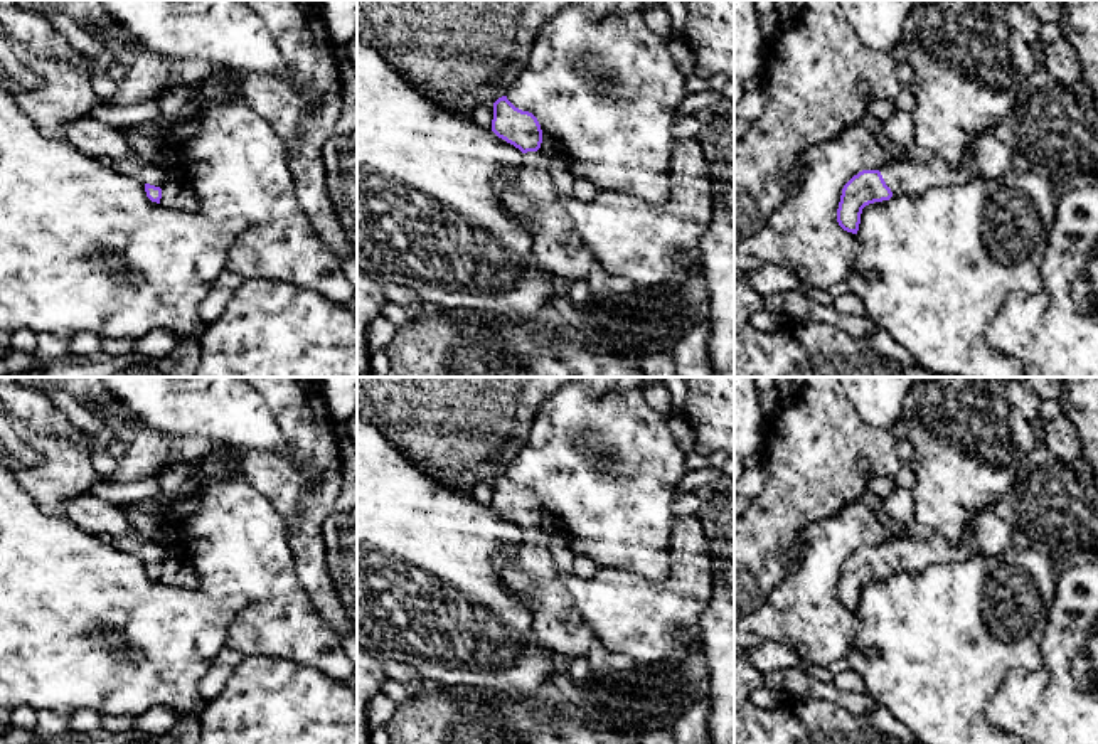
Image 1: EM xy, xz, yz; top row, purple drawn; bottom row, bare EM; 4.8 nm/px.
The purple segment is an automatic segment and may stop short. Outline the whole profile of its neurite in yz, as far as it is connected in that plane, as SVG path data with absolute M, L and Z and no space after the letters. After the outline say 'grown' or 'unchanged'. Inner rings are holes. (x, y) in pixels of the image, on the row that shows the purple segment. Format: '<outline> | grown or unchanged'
M990 133L972 143L973 158L951 167L935 157L930 162L887 162L879 170L862 170L842 189L837 222L857 234L862 209L889 200L894 194L918 197L933 187L963 185L973 178L1000 178L1012 170L1017 157L1004 141Z | grown

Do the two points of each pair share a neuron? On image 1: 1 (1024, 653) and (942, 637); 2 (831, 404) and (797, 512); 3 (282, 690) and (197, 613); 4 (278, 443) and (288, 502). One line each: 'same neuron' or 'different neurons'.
1: same neuron
2: same neuron
3: different neurons
4: different neurons

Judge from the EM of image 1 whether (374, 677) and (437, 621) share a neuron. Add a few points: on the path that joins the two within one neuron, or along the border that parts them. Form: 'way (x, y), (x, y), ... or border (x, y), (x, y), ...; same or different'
border (374, 657), (381, 662); different

